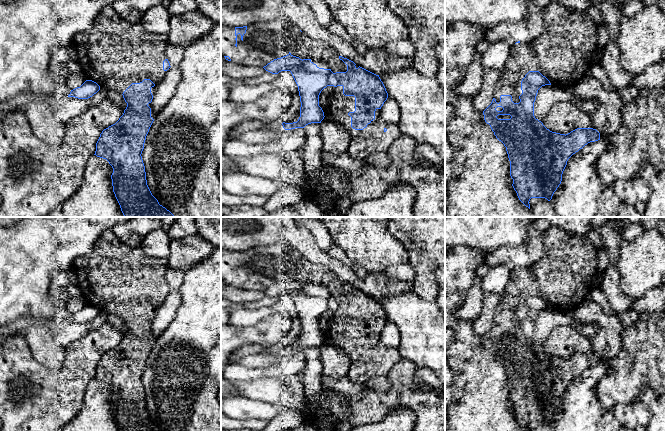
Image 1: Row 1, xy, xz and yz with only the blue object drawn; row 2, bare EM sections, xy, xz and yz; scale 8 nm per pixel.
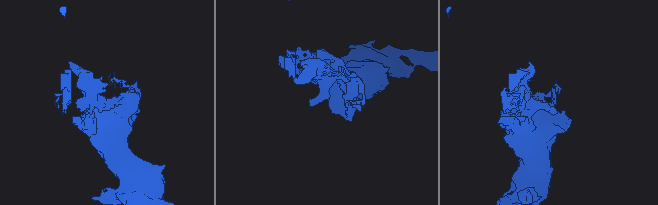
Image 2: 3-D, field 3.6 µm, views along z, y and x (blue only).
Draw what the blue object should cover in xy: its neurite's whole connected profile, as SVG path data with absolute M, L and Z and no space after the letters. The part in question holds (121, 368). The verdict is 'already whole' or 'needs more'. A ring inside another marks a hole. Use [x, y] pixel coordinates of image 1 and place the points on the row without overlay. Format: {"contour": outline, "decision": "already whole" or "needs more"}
{"contour": "M108 229L98 237L91 252L76 258L72 266L77 275L78 286L85 302L96 306L102 313L119 316L127 327L127 331L119 344L104 353L100 358L94 378L106 383L113 392L111 399L113 416L120 431L163 431L152 419L147 409L145 390L141 378L146 360L156 340L156 337L151 333L153 320L158 308L171 291L165 279L168 261L149 257L139 248L131 248L122 244L112 229Z", "decision": "needs more"}

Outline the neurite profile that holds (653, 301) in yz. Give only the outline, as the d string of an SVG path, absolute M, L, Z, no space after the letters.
M665 284L649 290L643 297L635 299L630 307L638 314L665 311Z

